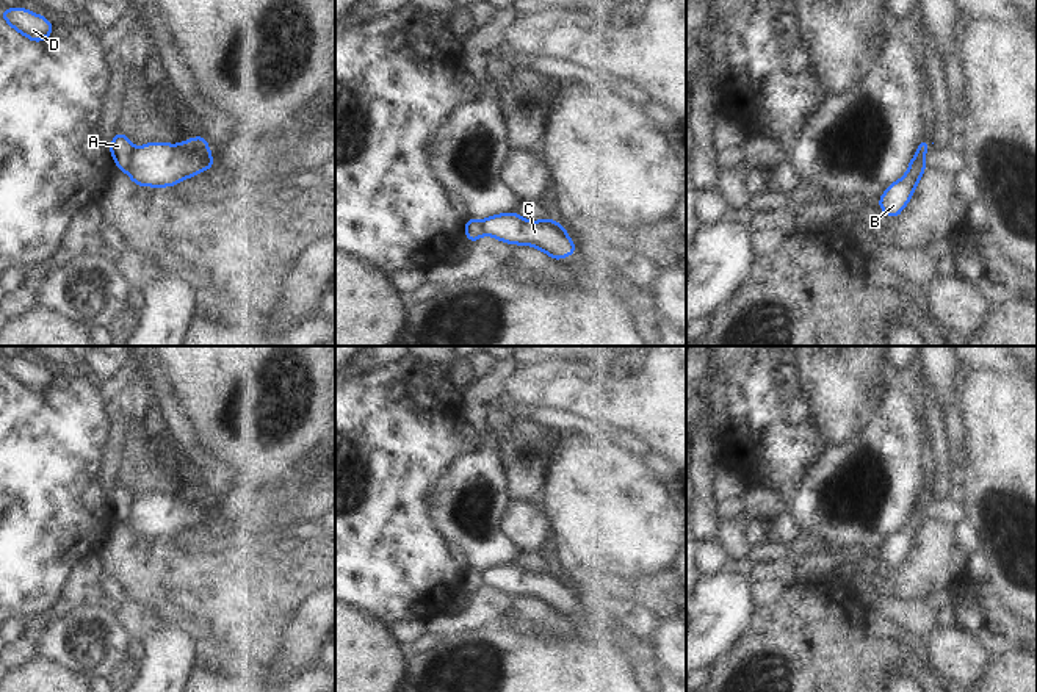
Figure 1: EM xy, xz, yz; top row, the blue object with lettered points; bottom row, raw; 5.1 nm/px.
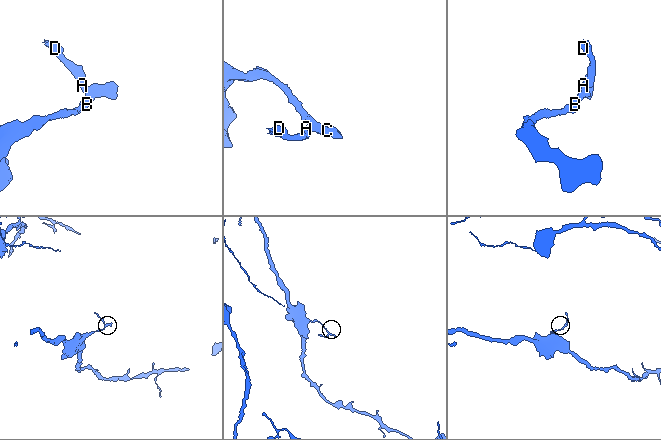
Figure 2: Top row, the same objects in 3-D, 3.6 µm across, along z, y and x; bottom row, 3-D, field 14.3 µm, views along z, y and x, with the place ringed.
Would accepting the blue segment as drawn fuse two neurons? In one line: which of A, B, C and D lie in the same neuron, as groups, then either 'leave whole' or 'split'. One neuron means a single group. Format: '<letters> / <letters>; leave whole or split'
A D / B C; split

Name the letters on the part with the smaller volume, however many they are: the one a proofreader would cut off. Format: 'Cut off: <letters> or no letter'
Cut off: A, D.

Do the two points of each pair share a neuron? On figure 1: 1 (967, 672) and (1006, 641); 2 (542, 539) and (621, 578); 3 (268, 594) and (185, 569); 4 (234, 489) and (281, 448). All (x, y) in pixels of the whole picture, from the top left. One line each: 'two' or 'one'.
1: two
2: two
3: one
4: two

